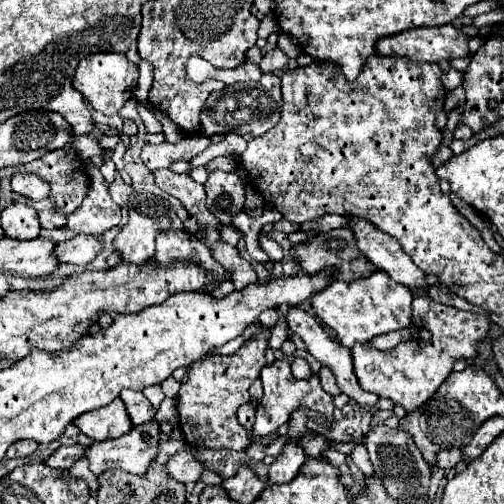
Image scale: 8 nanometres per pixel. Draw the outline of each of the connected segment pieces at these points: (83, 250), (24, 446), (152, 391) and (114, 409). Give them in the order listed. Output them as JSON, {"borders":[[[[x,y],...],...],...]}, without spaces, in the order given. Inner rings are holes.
{"borders":[[[[76,234],[68,242],[56,244],[56,258],[60,264],[88,264],[102,250],[100,236]]],[[[20,440],[20,442],[14,442],[14,444],[8,448],[6,458],[26,458],[26,456],[30,456],[36,448],[38,448],[36,442],[32,442],[32,440]]],[[[154,384],[154,386],[148,386],[146,390],[144,390],[144,396],[152,402],[152,406],[154,408],[158,408],[160,404],[162,404],[162,400],[164,400],[164,392],[162,392],[162,386],[160,384]]],[[[116,398],[108,406],[102,406],[100,410],[90,410],[88,414],[82,414],[80,418],[76,418],[74,426],[78,426],[88,438],[96,442],[120,438],[132,430],[132,422],[128,420],[126,406],[120,398]]]]}

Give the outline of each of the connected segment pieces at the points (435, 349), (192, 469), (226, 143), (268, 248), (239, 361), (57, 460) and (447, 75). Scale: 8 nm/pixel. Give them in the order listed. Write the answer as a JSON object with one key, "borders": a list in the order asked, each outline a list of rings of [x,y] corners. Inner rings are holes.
{"borders":[[[[414,298],[412,302],[412,324],[416,328],[426,328],[432,332],[430,342],[412,340],[400,342],[396,348],[378,352],[366,352],[366,344],[356,344],[352,348],[354,358],[354,374],[360,386],[368,392],[376,392],[378,396],[392,398],[396,404],[402,404],[408,412],[418,410],[448,378],[452,366],[462,356],[476,356],[477,343],[486,336],[490,322],[484,314],[464,312],[454,306],[444,306],[434,302],[432,298]]],[[[184,446],[182,450],[178,450],[170,460],[168,460],[168,474],[172,478],[176,478],[182,484],[188,482],[198,482],[202,472],[206,470],[206,466],[194,458],[192,450],[188,446]]],[[[228,132],[220,142],[216,144],[210,144],[206,150],[194,157],[194,160],[190,161],[192,169],[196,166],[202,166],[206,162],[210,162],[212,158],[216,156],[230,156],[230,158],[236,158],[238,154],[242,154],[242,150],[246,150],[246,140],[234,132]]],[[[262,236],[260,238],[260,246],[262,246],[262,250],[272,258],[272,260],[282,260],[284,258],[284,252],[282,252],[282,248],[276,244],[276,242],[272,242],[272,240],[268,240],[266,236]]],[[[264,330],[262,334],[250,338],[232,356],[214,354],[214,356],[196,360],[186,368],[188,382],[184,382],[178,392],[178,416],[180,416],[180,428],[190,446],[228,448],[236,452],[242,452],[250,446],[246,430],[238,424],[236,410],[242,404],[250,402],[248,388],[252,386],[262,366],[266,364],[264,352],[268,346],[268,338],[270,338],[270,332]]],[[[72,444],[72,446],[60,446],[48,460],[46,460],[46,464],[50,466],[50,468],[70,468],[76,460],[80,460],[84,454],[86,454],[86,450],[88,450],[88,446],[82,446],[82,444]]],[[[444,66],[444,74],[442,74],[442,84],[446,90],[454,90],[462,84],[462,78],[464,78],[464,72],[462,70],[456,70],[452,66]]]]}

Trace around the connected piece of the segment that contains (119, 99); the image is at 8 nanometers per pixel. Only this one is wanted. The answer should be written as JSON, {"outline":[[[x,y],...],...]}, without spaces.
{"outline":[[[96,52],[88,54],[80,60],[76,74],[72,78],[72,84],[82,96],[102,114],[116,114],[124,102],[132,96],[138,84],[138,68],[124,58],[124,54],[112,54],[112,52]]]}

